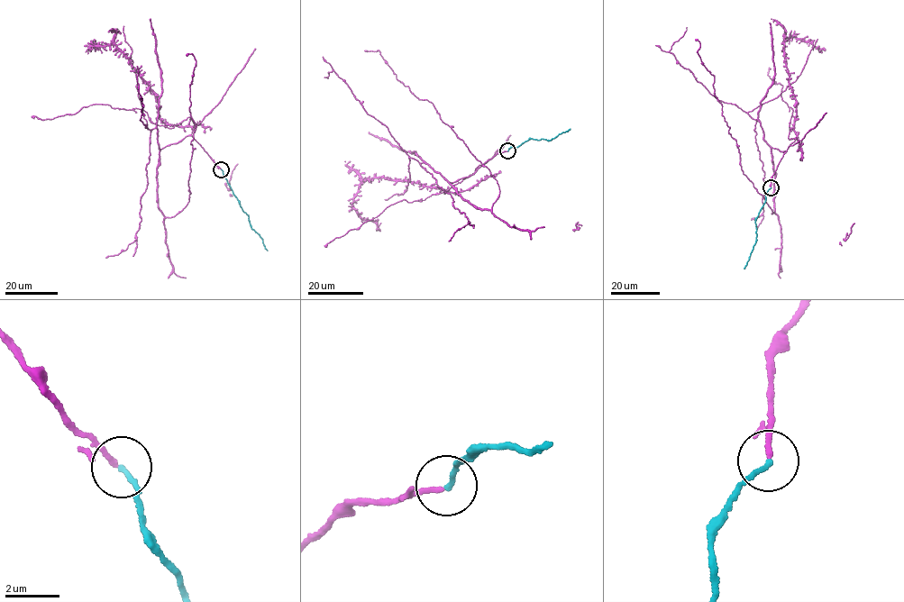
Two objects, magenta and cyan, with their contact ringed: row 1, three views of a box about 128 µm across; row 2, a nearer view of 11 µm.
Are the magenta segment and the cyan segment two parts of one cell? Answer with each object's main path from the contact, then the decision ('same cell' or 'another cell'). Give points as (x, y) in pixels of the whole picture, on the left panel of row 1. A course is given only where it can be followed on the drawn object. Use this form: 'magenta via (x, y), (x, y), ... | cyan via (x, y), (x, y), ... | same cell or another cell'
magenta via (221, 169), (191, 136), (160, 149), (162, 214), (176, 215), (191, 193), (196, 61), (186, 55) | cyan via (221, 169), (241, 210), (249, 216), (251, 227), (261, 239), (267, 250) | same cell

